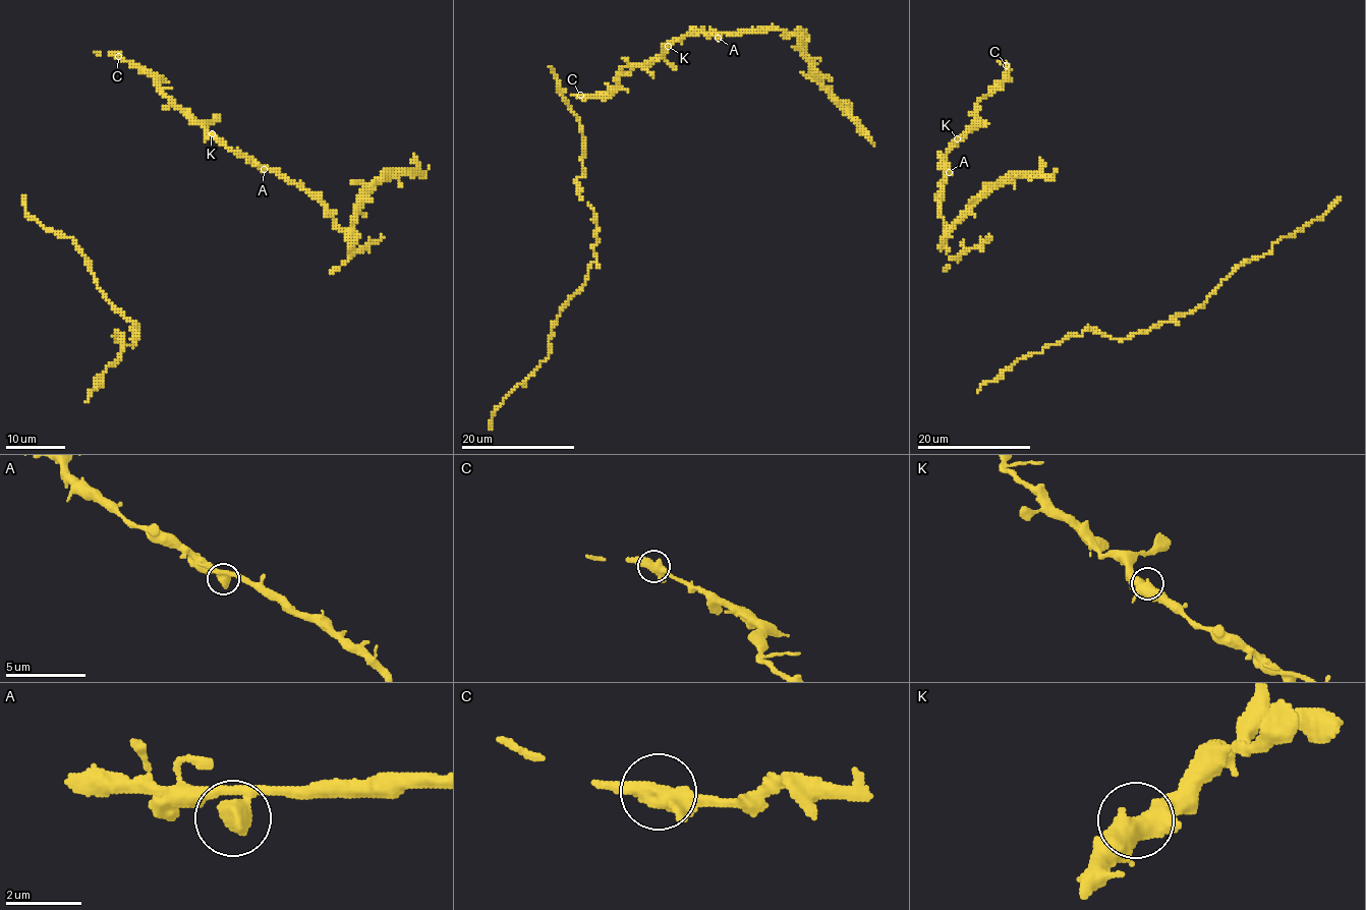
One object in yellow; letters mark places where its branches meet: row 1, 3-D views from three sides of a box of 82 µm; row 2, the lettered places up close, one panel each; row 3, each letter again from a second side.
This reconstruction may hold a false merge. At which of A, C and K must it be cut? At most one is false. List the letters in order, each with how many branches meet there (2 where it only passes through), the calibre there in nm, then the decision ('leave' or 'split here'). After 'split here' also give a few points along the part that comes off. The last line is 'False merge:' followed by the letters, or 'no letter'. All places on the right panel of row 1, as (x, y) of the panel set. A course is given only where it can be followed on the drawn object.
A: 3 branches meet; 360 nm thick; leave
C: 3 branches meet; 440 nm thick; leave
K: 3 branches meet; 480 nm thick; leave
False merge: no letter

